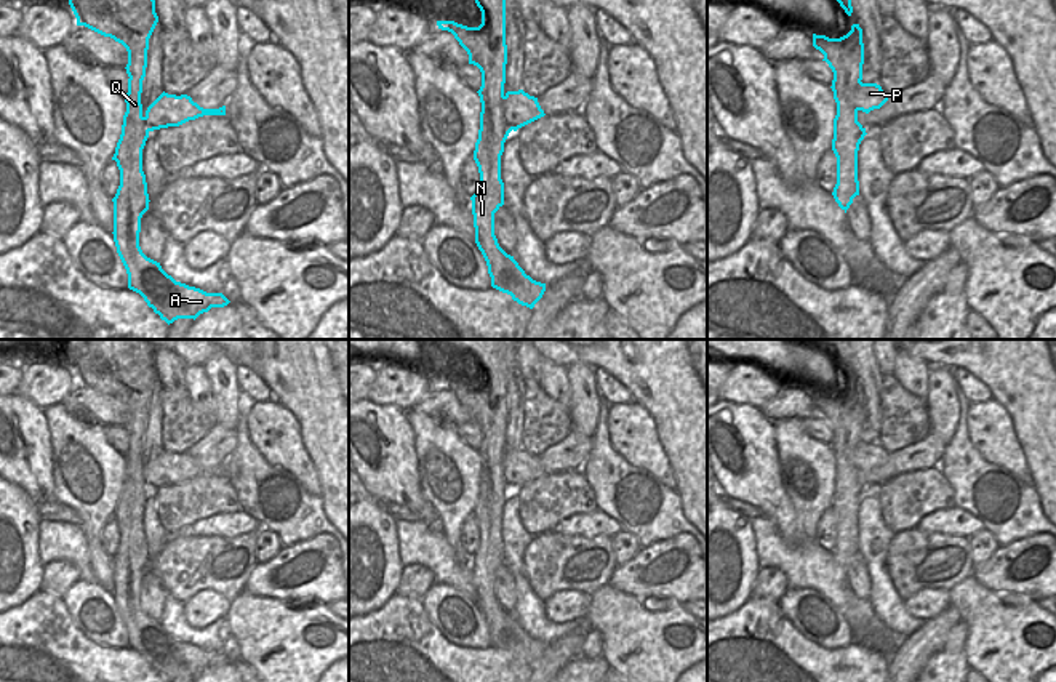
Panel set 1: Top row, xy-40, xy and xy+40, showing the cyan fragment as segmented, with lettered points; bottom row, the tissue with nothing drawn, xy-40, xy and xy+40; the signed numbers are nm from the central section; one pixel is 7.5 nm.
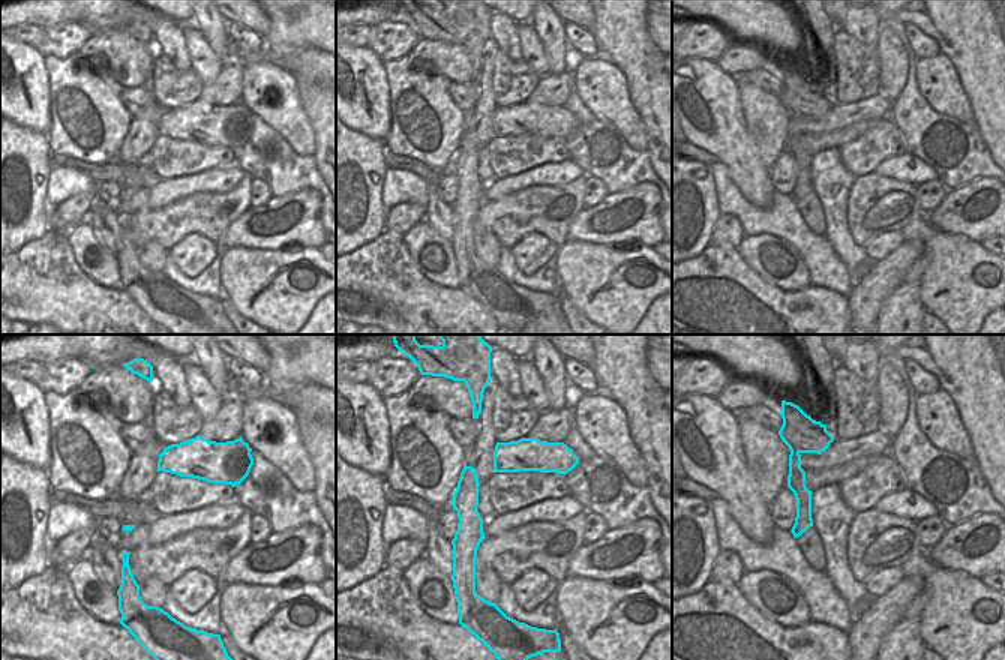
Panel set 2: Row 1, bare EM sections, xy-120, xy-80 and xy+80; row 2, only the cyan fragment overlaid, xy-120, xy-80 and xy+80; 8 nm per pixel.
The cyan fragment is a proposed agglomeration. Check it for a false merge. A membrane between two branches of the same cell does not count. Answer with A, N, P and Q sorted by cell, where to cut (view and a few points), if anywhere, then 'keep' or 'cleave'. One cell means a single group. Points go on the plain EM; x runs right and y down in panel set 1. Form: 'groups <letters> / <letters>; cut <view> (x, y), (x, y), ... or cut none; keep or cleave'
groups A N Q / P; cut xy (504, 455), (504, 481), (511, 489); cleave

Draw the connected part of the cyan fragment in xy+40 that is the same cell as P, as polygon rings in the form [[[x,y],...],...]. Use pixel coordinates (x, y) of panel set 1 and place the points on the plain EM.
[[[859,440],[853,448],[853,464],[866,472],[880,467],[886,459],[888,453],[877,442]]]

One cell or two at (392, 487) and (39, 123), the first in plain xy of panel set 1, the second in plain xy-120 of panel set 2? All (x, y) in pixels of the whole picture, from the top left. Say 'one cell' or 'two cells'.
one cell

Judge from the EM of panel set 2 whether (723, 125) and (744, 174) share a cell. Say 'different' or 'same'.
same

